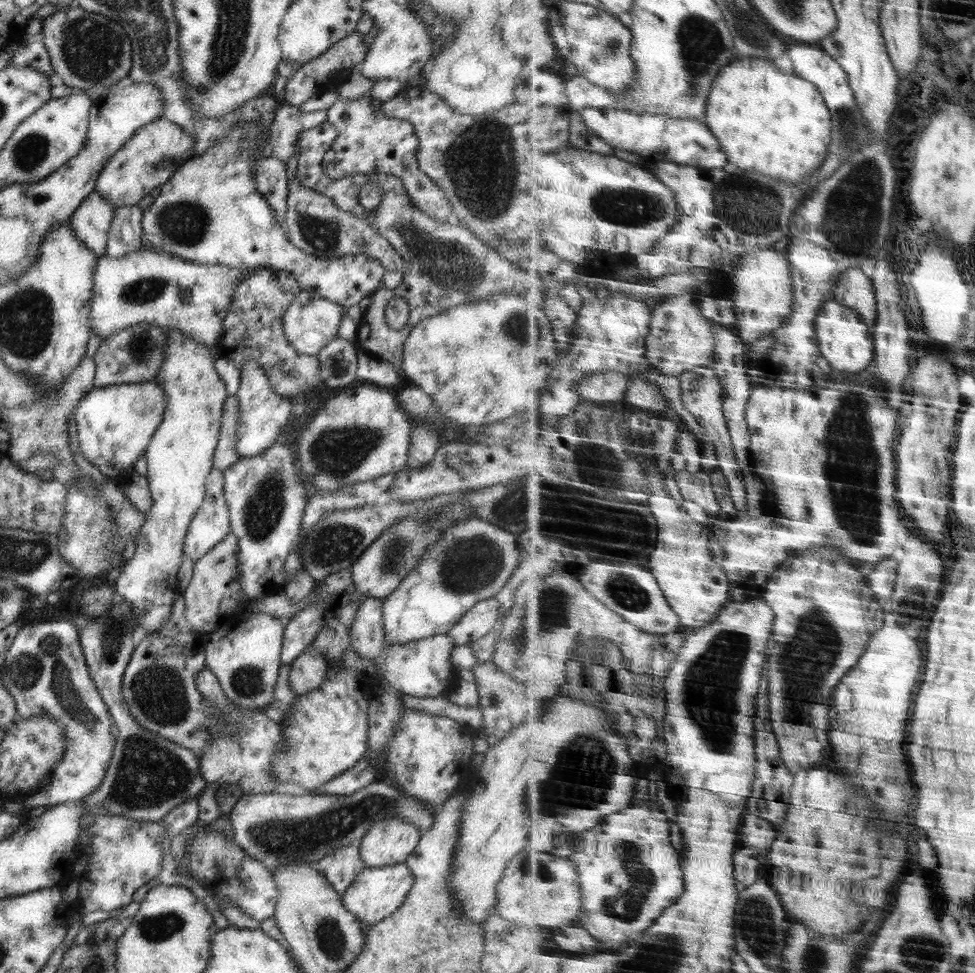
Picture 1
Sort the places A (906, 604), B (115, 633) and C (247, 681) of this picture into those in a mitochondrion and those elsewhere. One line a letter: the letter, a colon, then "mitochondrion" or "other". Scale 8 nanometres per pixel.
A: mitochondrion
B: mitochondrion
C: mitochondrion

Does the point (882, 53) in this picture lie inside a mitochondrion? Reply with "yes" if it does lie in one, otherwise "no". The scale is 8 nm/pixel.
no

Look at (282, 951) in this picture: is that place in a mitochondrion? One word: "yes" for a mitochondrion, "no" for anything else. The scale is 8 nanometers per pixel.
no

